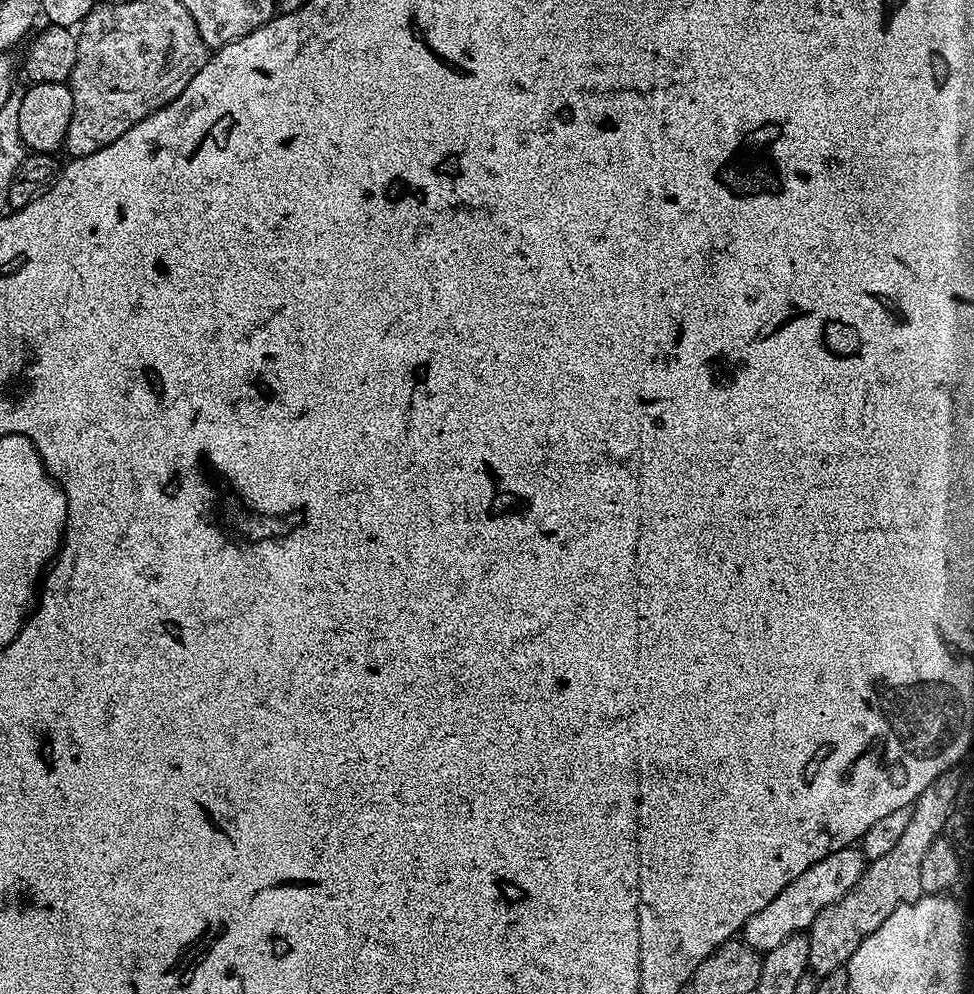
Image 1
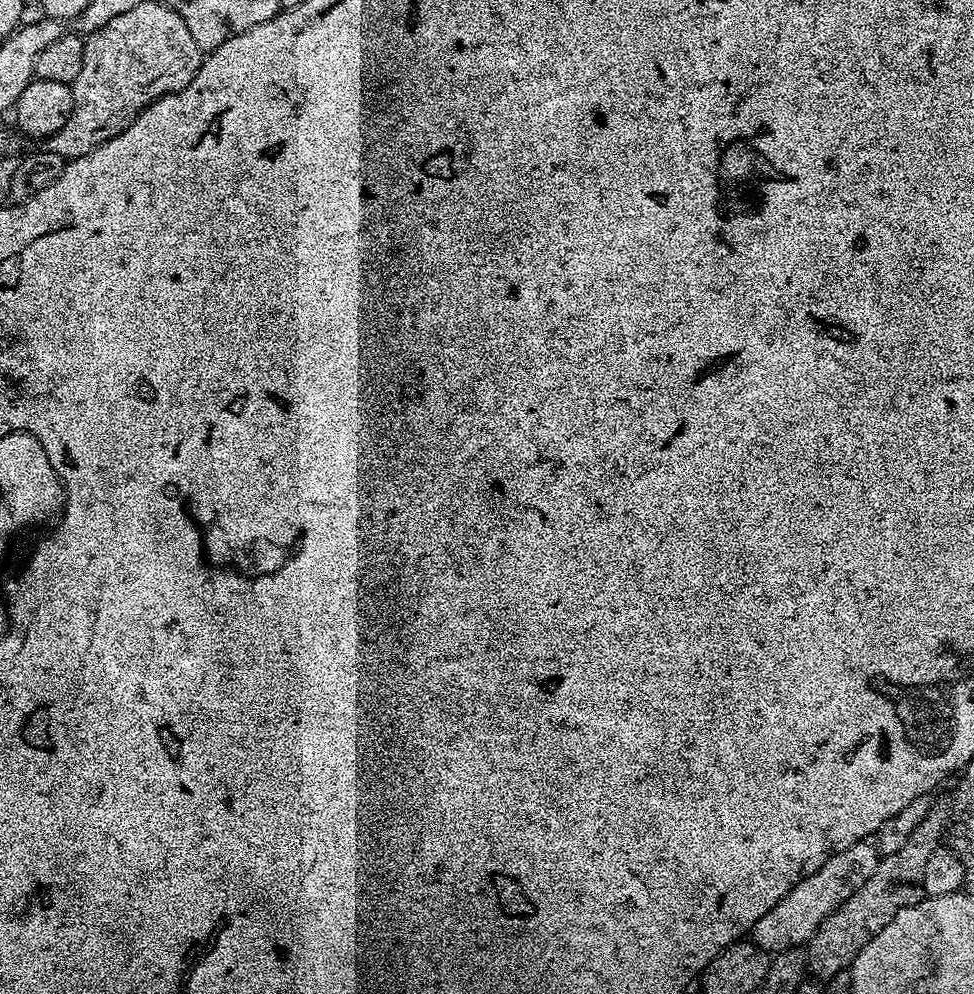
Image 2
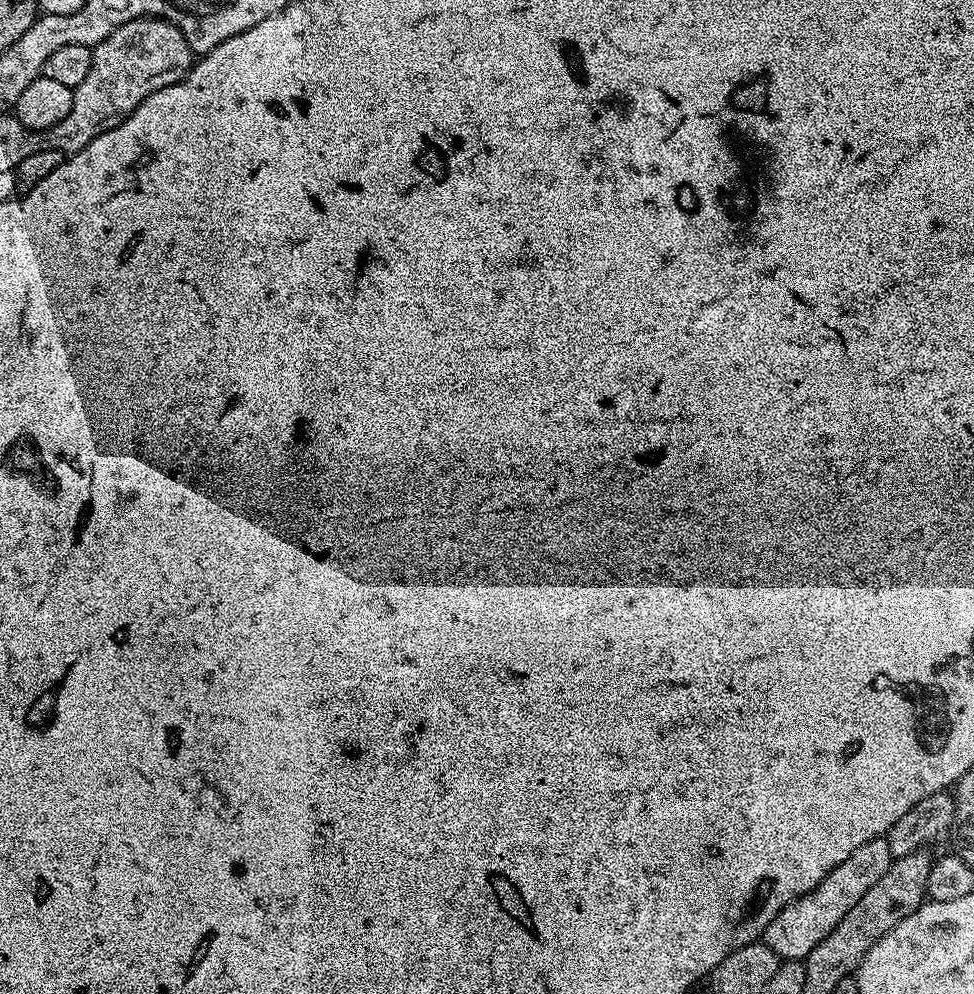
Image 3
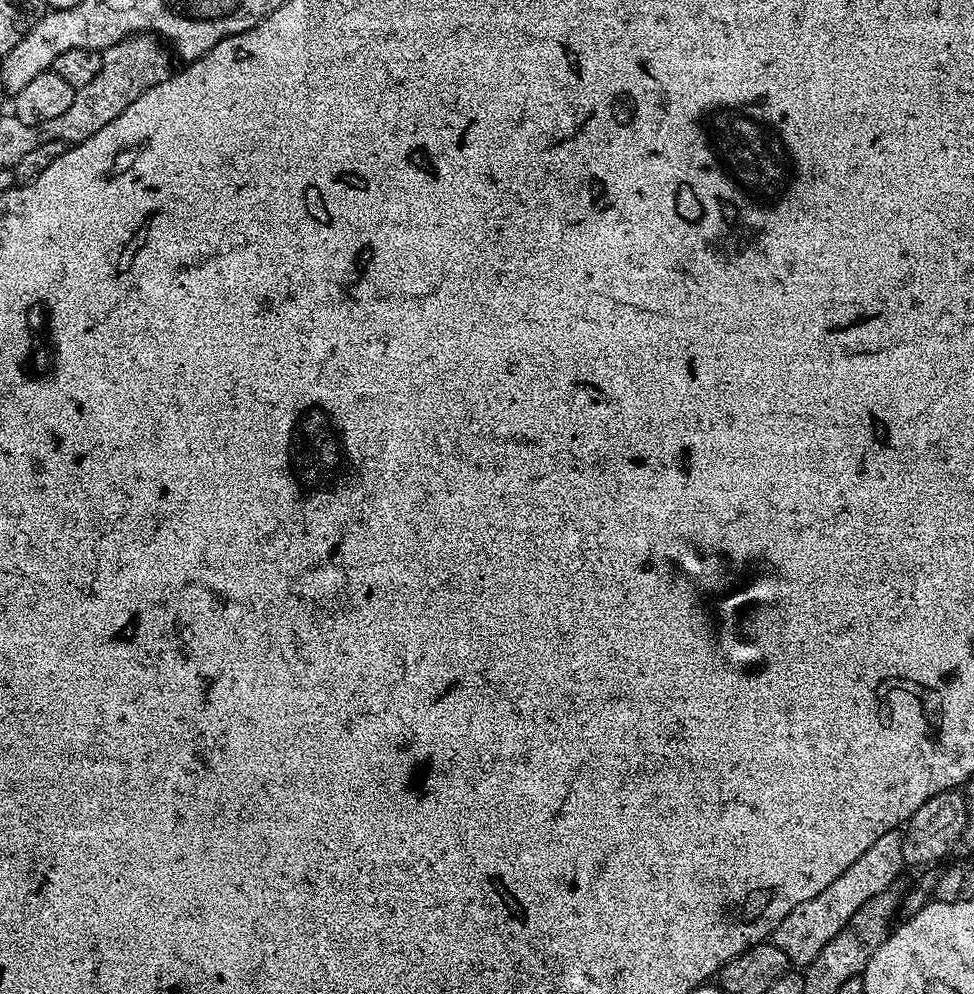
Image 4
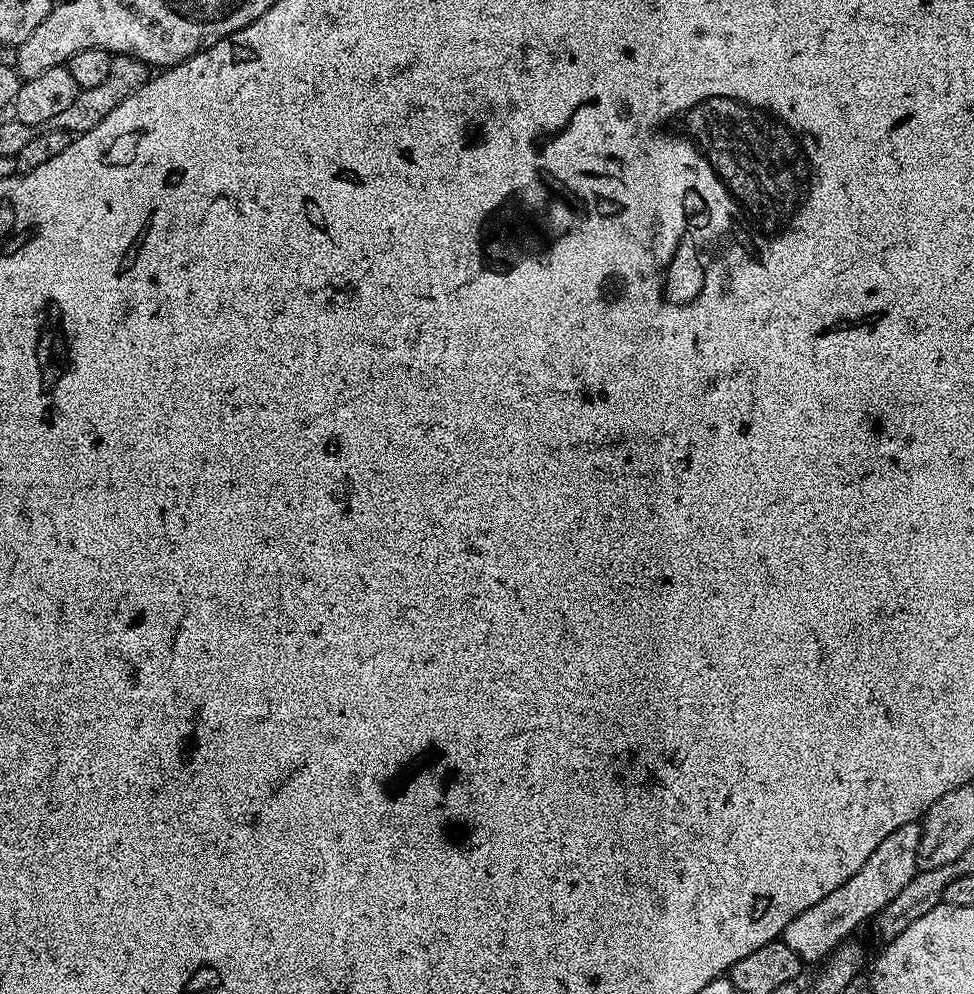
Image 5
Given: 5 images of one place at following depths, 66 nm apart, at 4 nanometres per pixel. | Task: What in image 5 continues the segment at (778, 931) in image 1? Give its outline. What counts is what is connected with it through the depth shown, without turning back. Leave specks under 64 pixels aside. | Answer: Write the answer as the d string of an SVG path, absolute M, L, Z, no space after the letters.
M919 823L898 826L894 834L882 838L878 850L874 850L874 854L866 858L862 870L858 870L854 878L838 886L838 890L826 894L822 902L814 902L810 910L802 910L802 914L794 917L784 931L784 944L790 946L790 950L794 950L794 954L798 954L798 958L805 965L816 966L827 960L832 955L832 950L845 943L851 937L848 935L859 924L867 925L872 917L880 913L882 906L886 906L886 902L890 902L890 898L895 898L902 891L902 886L906 886L906 882L910 882L910 878L916 876L919 841Z

